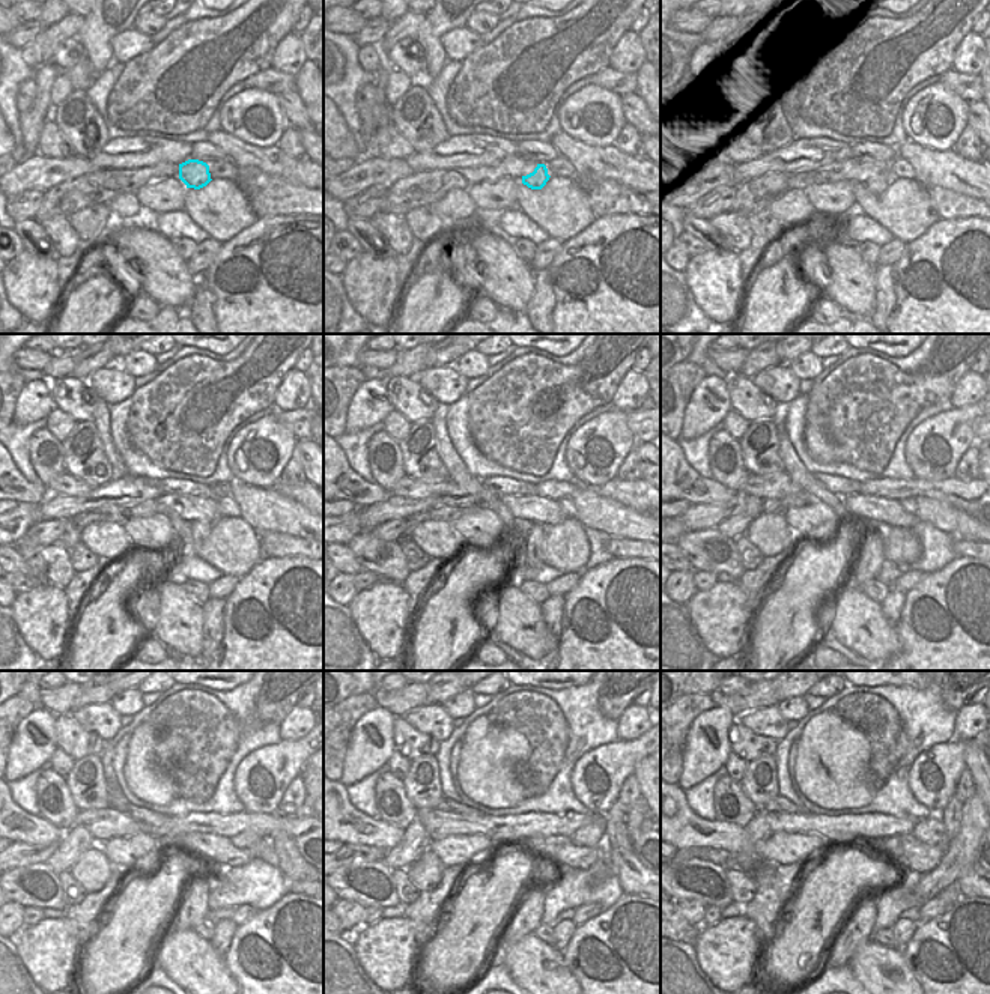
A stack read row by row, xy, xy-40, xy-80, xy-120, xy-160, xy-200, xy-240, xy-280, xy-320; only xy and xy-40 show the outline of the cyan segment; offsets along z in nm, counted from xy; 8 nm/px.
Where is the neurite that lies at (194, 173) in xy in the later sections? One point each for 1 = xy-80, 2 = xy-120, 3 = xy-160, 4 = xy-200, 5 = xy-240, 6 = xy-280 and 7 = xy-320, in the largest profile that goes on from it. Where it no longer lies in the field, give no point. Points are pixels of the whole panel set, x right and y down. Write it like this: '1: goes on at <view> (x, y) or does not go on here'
1: goes on at xy-80 (877, 185)
2: goes on at xy-120 (200, 530)
3: goes on at xy-160 (533, 551)
4: goes on at xy-200 (870, 558)
5: goes on at xy-240 (193, 909)
6: goes on at xy-280 (527, 916)
7: goes on at xy-320 (858, 930)

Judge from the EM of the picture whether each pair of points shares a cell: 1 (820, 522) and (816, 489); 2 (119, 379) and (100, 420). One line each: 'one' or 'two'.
1: two
2: two

